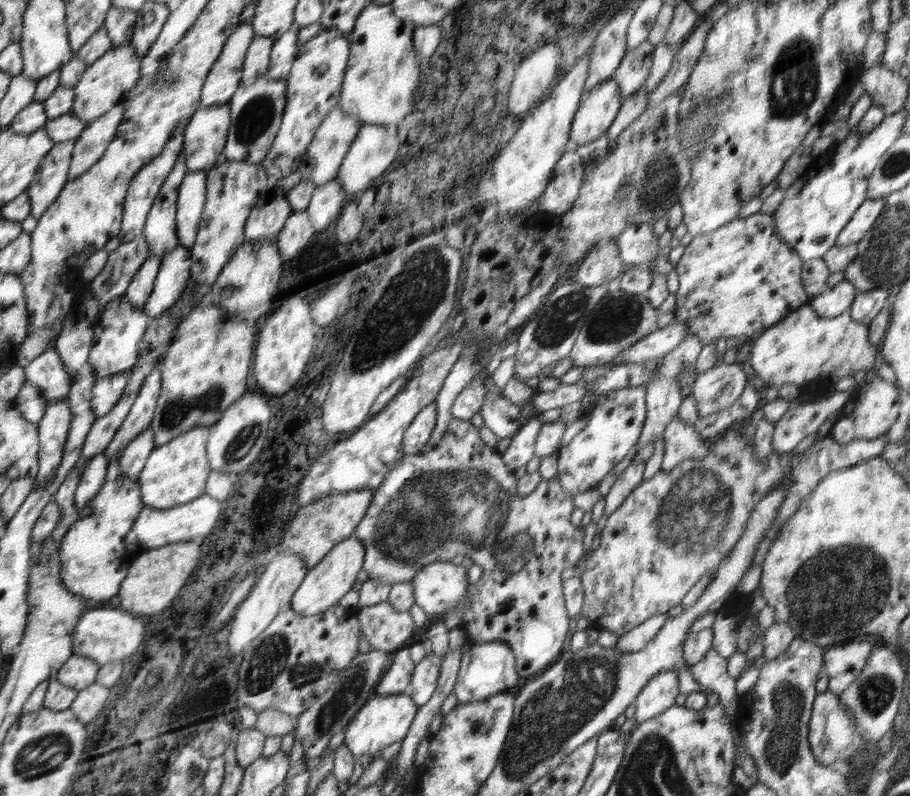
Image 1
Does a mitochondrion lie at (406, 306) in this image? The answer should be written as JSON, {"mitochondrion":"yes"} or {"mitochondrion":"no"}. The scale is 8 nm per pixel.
{"mitochondrion":"yes"}

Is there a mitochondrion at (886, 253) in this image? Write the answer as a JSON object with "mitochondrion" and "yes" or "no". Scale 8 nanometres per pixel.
{"mitochondrion":"yes"}

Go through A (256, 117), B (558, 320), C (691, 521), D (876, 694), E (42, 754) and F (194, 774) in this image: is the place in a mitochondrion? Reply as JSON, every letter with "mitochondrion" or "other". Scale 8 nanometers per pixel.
{"A":"mitochondrion","B":"mitochondrion","C":"mitochondrion","D":"mitochondrion","E":"mitochondrion","F":"mitochondrion"}

